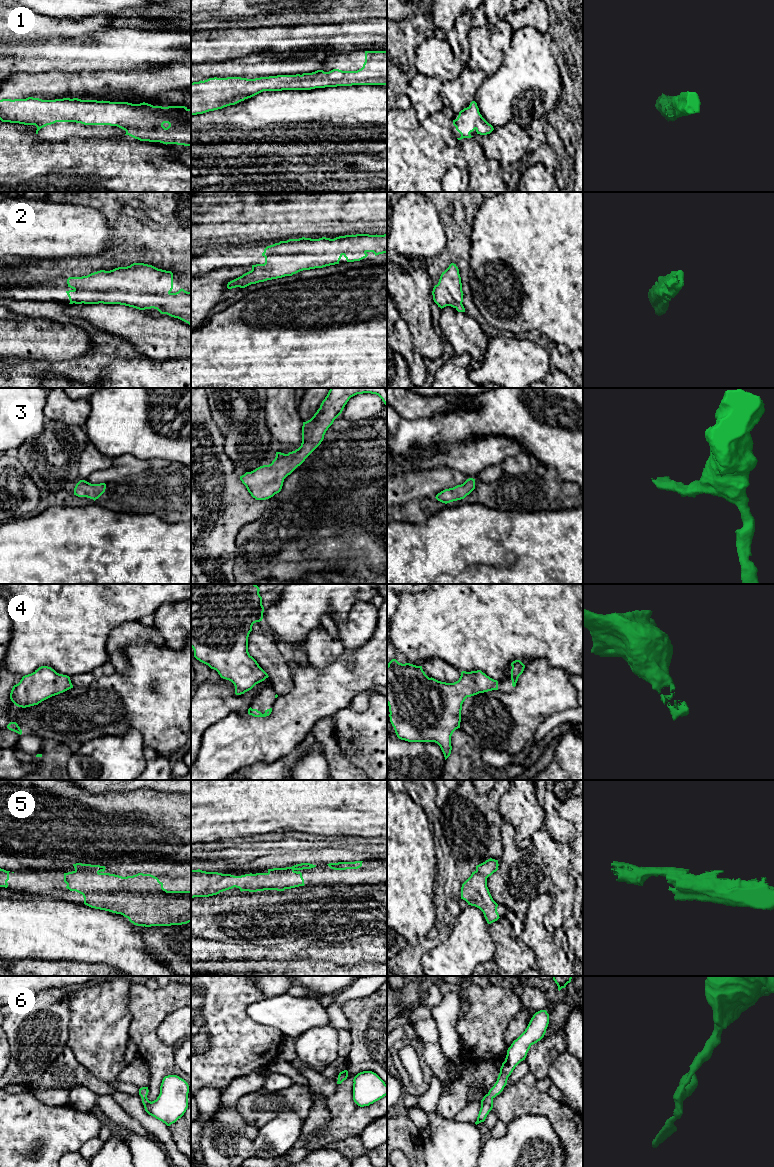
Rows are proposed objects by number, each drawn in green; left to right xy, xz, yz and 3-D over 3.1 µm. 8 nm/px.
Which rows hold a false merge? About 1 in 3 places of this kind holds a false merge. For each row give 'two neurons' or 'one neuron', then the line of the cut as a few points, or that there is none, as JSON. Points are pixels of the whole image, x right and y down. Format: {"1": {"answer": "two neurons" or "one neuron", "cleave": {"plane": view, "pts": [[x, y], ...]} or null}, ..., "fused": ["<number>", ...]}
{"1": {"answer": "one neuron", "cleave": null}, "2": {"answer": "one neuron", "cleave": null}, "3": {"answer": "one neuron", "cleave": null}, "4": {"answer": "one neuron", "cleave": null}, "5": {"answer": "one neuron", "cleave": null}, "6": {"answer": "one neuron", "cleave": null}, "fused": []}

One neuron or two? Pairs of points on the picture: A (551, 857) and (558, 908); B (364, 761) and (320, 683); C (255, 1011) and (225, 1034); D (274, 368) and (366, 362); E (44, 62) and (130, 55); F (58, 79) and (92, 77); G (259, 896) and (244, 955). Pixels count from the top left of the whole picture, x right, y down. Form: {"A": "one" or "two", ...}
{"A": "one", "B": "two", "C": "two", "D": "one", "E": "one", "F": "one", "G": "two"}

